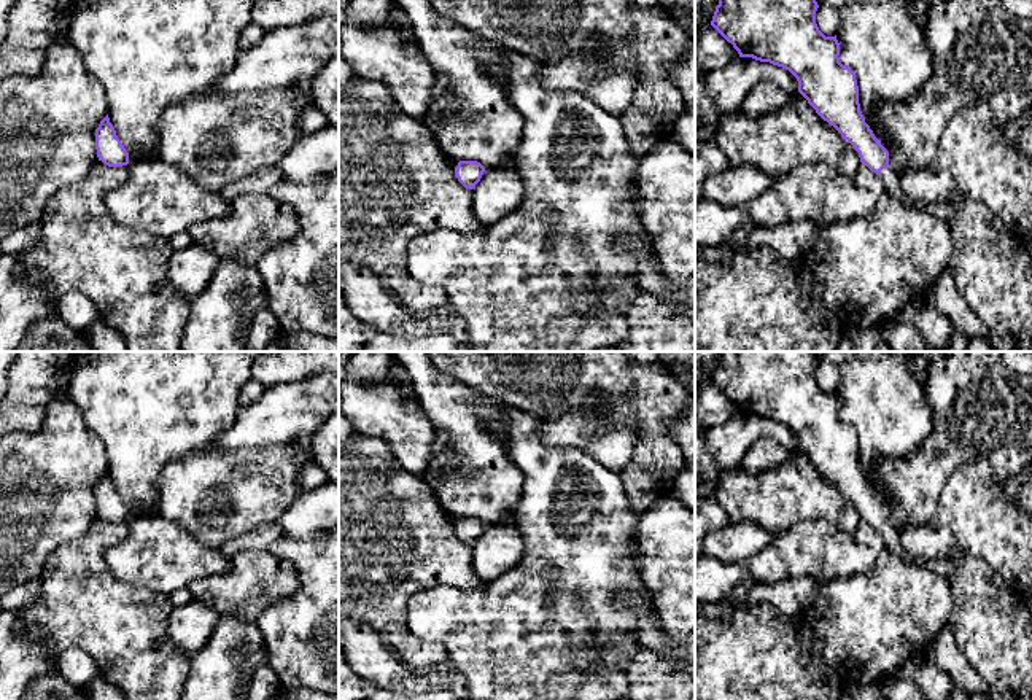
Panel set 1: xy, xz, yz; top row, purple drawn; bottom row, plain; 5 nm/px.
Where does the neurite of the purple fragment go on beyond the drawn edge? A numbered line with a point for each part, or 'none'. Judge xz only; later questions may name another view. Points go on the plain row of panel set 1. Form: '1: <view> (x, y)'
none

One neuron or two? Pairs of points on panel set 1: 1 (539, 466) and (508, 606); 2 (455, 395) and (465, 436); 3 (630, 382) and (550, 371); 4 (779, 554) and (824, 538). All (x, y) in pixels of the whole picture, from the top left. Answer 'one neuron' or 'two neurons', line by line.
1: one neuron
2: one neuron
3: one neuron
4: one neuron

